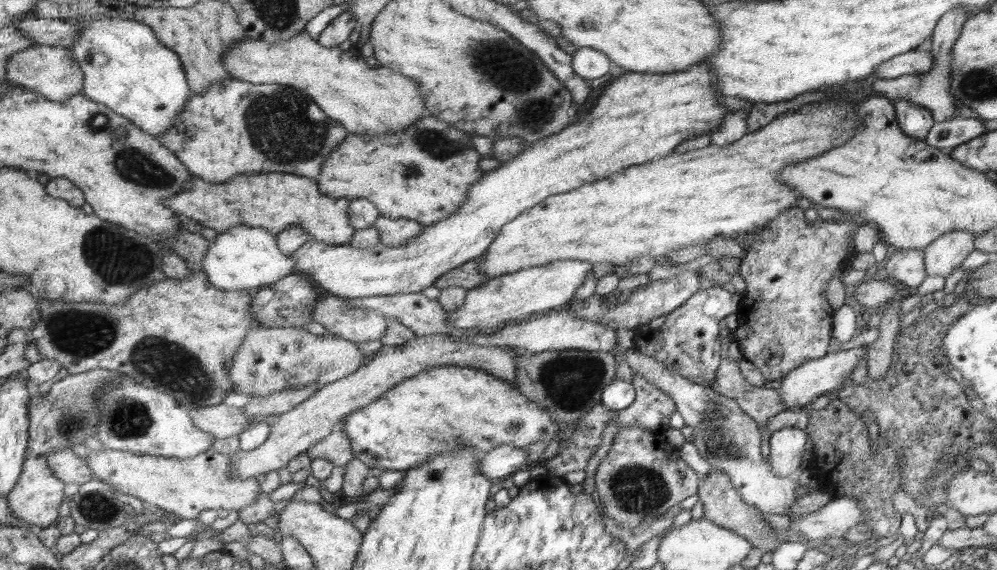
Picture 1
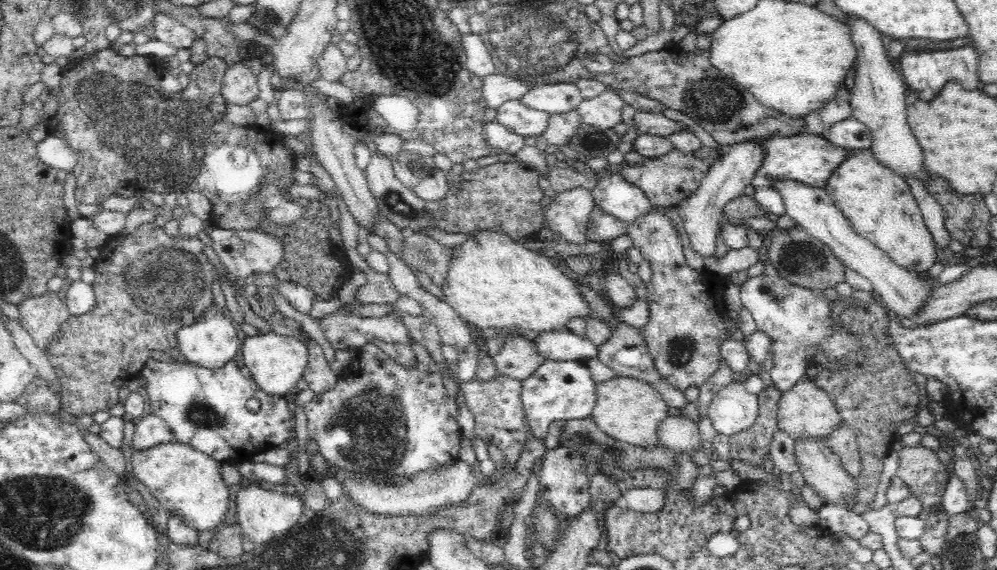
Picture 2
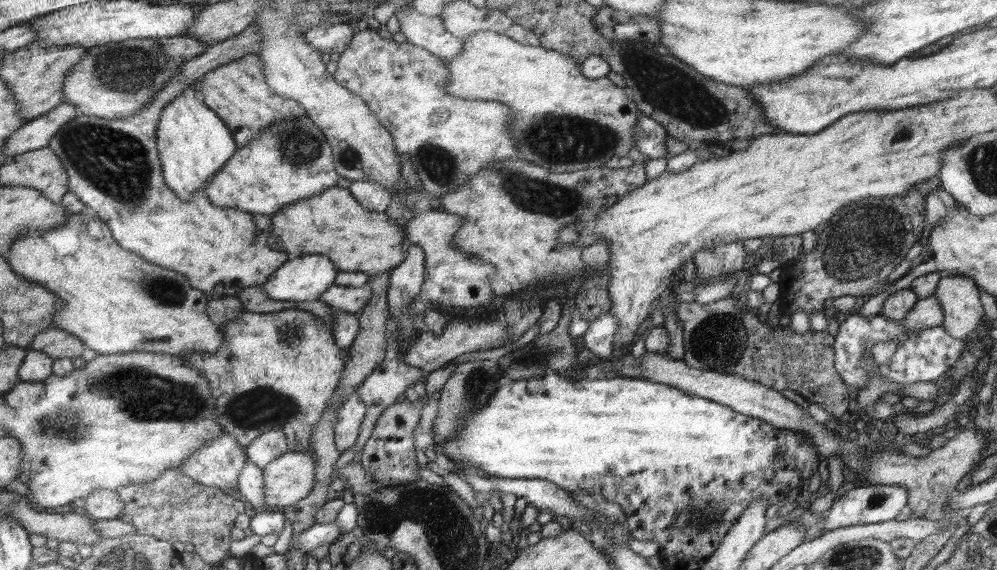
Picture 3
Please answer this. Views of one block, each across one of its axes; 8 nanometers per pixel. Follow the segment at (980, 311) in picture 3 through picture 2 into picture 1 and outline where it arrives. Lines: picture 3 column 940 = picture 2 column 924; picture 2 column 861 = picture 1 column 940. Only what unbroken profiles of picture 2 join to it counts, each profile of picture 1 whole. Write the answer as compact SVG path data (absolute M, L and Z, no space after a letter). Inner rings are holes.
M953 232L940 237L927 249L925 253L926 273L930 277L942 276L947 278L958 269L964 259L975 250L973 234L967 232Z

